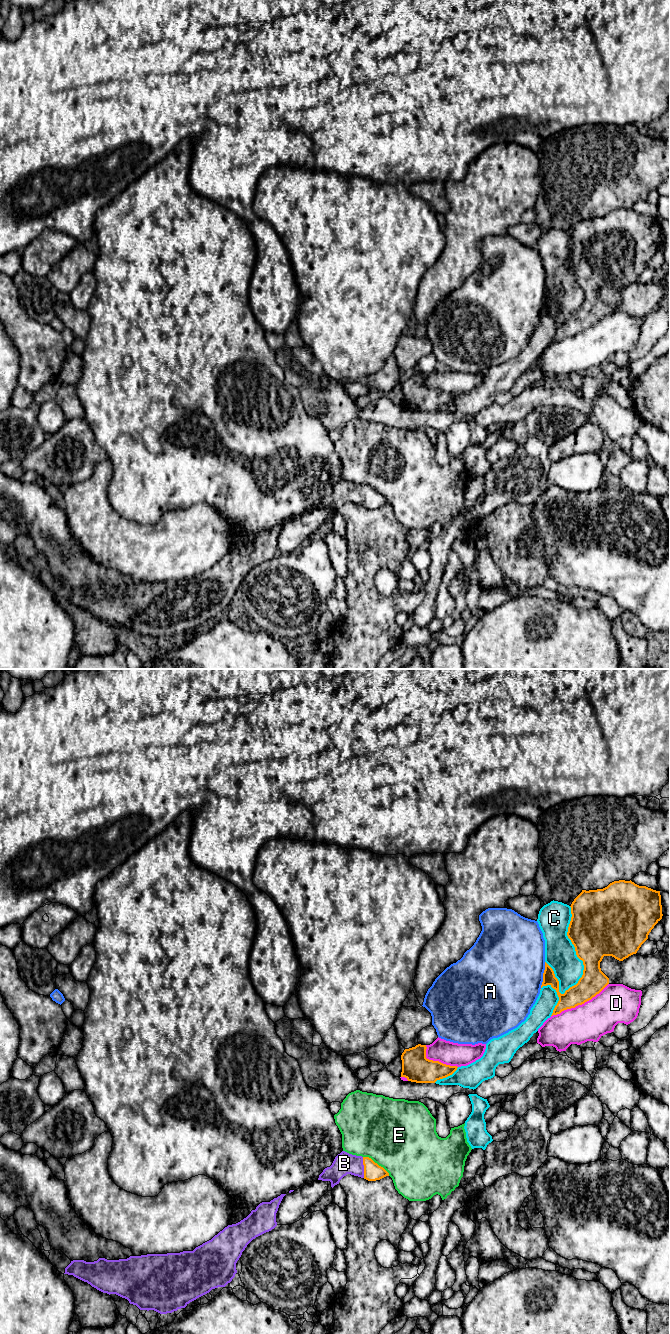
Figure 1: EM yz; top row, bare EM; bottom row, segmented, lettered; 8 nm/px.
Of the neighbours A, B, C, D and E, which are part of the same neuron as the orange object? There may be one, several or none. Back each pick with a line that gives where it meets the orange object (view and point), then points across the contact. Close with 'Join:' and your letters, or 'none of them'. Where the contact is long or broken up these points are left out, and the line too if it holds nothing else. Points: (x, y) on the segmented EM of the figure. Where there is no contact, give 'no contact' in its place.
B: yz (364, 1167) | across yz (372, 1171), (364, 1167), (344, 1163)
Join: B

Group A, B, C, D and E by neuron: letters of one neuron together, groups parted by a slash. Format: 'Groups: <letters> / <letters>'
Groups: A / B / C / D / E

